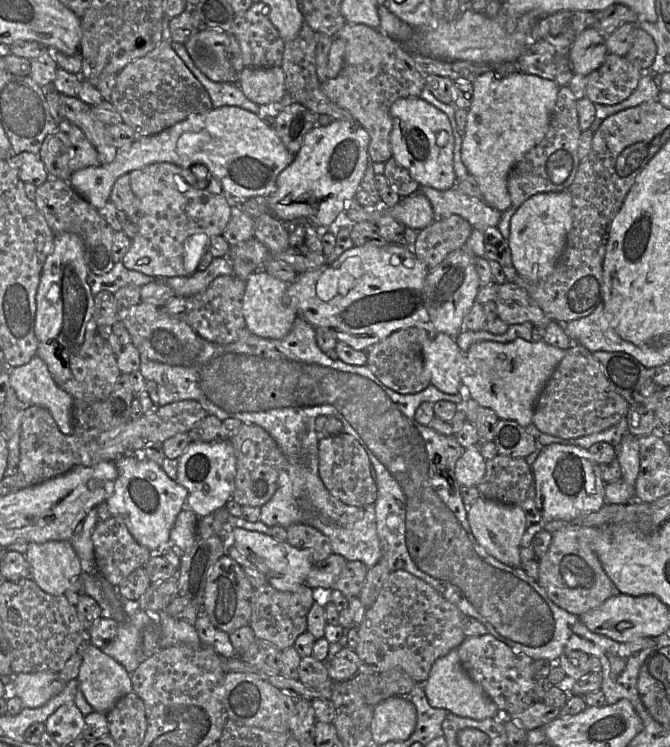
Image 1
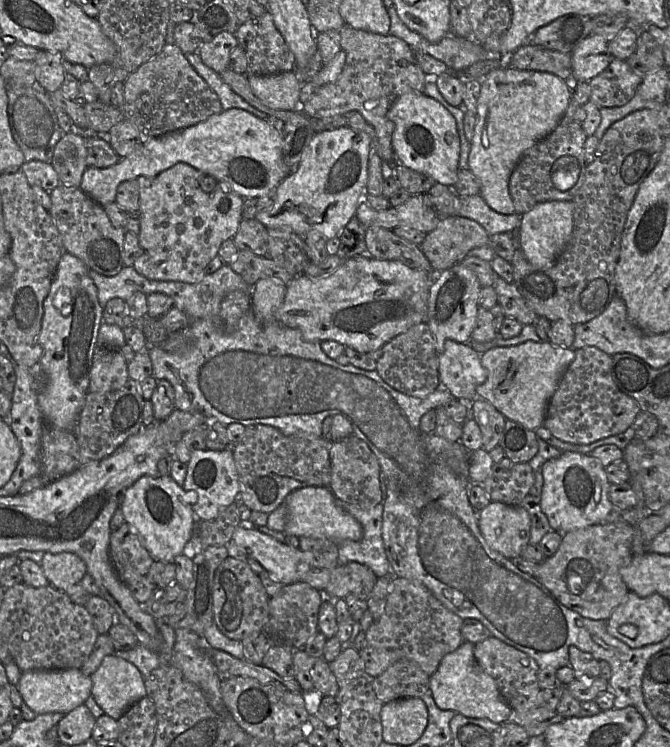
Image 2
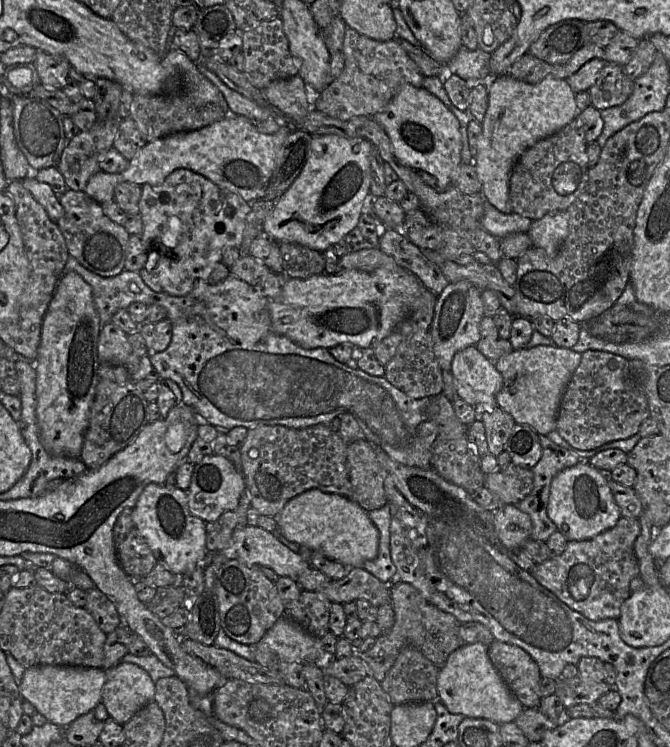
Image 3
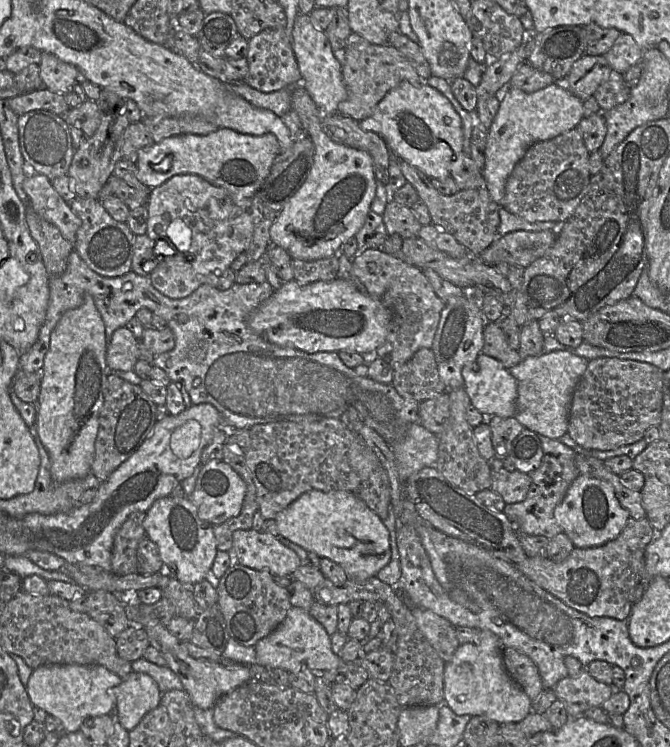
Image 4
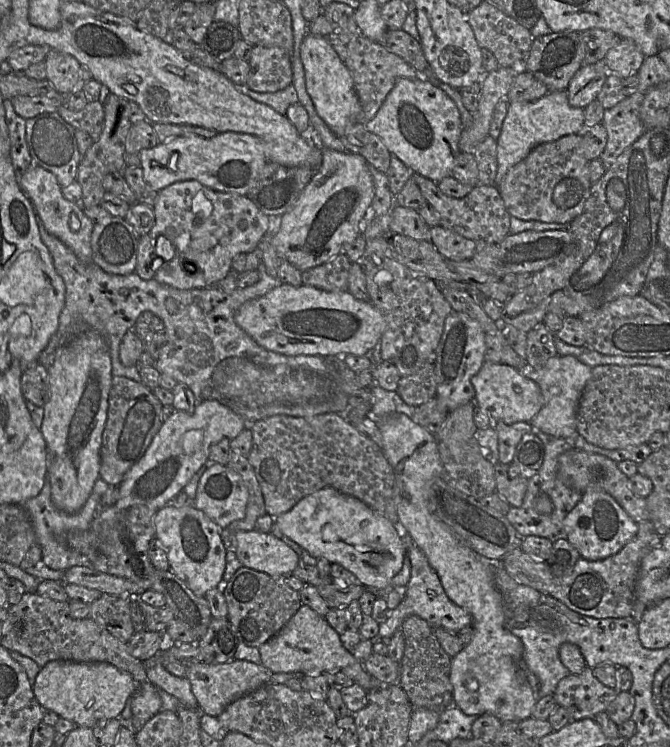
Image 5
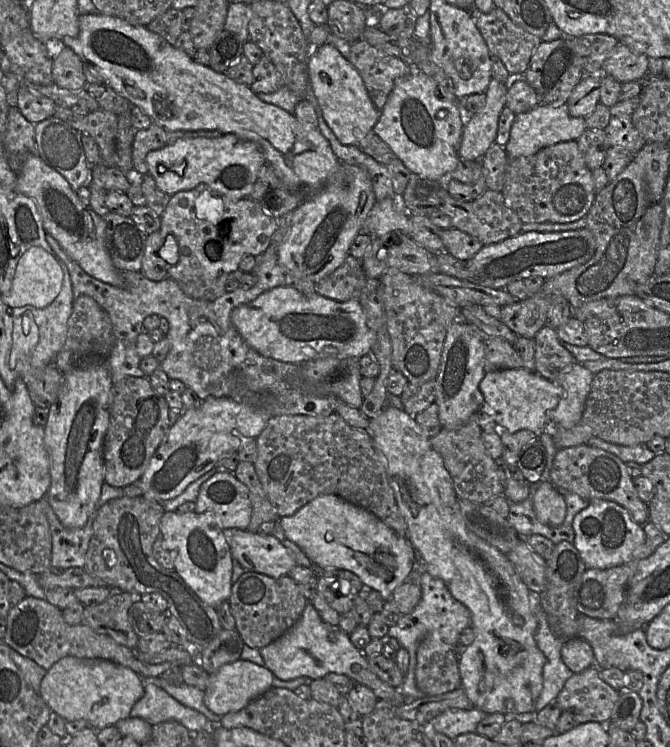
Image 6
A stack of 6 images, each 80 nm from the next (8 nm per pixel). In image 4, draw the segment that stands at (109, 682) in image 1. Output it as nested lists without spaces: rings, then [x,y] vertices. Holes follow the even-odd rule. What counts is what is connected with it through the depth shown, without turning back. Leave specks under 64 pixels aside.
[[[132,671],[116,688],[115,713],[128,731],[134,729],[151,710],[161,705],[161,691],[147,674]]]

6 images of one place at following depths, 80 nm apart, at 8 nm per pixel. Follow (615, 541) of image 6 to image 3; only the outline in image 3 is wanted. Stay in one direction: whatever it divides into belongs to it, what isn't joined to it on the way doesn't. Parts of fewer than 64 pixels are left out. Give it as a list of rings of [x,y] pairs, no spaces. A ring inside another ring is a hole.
[[[587,461],[564,469],[552,479],[547,514],[568,541],[591,539],[613,528],[622,517],[609,487],[608,477]]]

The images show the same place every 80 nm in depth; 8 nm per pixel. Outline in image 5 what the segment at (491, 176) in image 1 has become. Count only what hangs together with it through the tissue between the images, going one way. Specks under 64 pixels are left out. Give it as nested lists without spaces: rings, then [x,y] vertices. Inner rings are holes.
[[[549,91],[534,102],[509,103],[508,113],[496,140],[498,167],[495,186],[498,187],[508,171],[524,160],[534,147],[566,135],[577,134],[584,122],[584,109],[571,106],[566,91]]]

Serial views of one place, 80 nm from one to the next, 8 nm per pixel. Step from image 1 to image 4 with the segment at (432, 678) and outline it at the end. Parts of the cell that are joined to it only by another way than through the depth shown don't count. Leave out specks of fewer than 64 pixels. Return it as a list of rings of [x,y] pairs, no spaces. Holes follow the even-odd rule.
[[[481,630],[477,642],[460,644],[444,671],[444,701],[457,715],[484,716],[497,723],[519,723],[532,712],[532,701],[509,676],[502,659],[503,645],[493,632]]]

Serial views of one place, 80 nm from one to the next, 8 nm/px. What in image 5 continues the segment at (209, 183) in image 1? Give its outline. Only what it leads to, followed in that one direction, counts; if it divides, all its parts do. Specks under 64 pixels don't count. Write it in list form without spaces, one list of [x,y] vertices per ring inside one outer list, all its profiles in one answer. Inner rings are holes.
[[[196,180],[175,182],[158,191],[153,211],[155,224],[149,232],[150,237],[165,236],[175,250],[173,259],[162,264],[154,280],[179,290],[214,288],[232,270],[232,261],[237,255],[247,254],[258,247],[270,224],[270,217],[247,196],[214,191]]]

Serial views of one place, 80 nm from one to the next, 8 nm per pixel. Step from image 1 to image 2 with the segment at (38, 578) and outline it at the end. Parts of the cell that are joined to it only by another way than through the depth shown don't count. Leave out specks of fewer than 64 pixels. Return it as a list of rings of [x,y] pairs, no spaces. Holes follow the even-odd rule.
[[[45,552],[40,566],[49,584],[63,592],[70,586],[79,583],[87,573],[84,561],[71,552]]]

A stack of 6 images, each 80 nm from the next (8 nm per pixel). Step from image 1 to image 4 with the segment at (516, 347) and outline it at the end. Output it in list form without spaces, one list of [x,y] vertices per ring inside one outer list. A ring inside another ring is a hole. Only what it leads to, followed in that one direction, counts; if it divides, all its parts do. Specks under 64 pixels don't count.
[[[571,349],[544,352],[522,359],[509,369],[517,381],[517,411],[514,417],[525,428],[552,439],[567,434],[573,392],[587,365],[588,361]]]

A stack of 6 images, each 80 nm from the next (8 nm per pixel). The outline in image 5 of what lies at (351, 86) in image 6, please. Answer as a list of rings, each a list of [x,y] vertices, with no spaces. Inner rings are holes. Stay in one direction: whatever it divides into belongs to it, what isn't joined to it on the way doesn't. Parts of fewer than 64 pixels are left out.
[[[308,33],[304,37],[301,45],[300,56],[305,72],[307,92],[309,93],[319,116],[327,124],[330,130],[340,137],[344,134],[346,127],[350,127],[355,123],[366,123],[362,120],[362,108],[355,91],[351,73],[346,64],[341,61],[338,54],[335,52],[328,38]]]

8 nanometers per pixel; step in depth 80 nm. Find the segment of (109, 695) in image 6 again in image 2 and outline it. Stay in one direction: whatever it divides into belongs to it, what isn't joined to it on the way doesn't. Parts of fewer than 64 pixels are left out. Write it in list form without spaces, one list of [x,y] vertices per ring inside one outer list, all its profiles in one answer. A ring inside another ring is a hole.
[[[79,668],[31,670],[22,672],[15,686],[24,703],[37,715],[56,712],[64,715],[84,704],[91,696],[92,680]]]

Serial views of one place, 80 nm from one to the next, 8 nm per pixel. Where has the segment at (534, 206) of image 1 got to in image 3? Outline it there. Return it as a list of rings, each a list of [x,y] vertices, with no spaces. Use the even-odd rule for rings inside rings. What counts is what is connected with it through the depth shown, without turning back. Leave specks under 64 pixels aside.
[[[568,211],[552,213],[532,221],[528,235],[533,247],[541,248],[555,256],[569,235]]]

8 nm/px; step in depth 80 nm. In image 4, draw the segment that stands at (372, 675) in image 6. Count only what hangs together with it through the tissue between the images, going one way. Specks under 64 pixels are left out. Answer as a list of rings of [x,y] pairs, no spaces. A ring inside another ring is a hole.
[[[292,607],[284,621],[268,636],[254,646],[258,664],[268,668],[281,668],[290,673],[304,669],[311,672],[324,672],[337,668],[342,662],[341,657],[334,653],[331,636],[326,629],[309,612],[302,608]]]

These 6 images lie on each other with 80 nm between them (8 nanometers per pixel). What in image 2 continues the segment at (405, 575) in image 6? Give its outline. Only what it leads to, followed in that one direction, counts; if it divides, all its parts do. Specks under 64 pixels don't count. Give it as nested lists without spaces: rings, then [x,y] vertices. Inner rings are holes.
[[[303,487],[292,492],[285,501],[287,508],[287,518],[284,533],[296,537],[320,538],[332,541],[336,544],[345,541],[358,541],[363,537],[363,527],[352,515],[348,514],[341,507],[338,499],[327,487]]]

